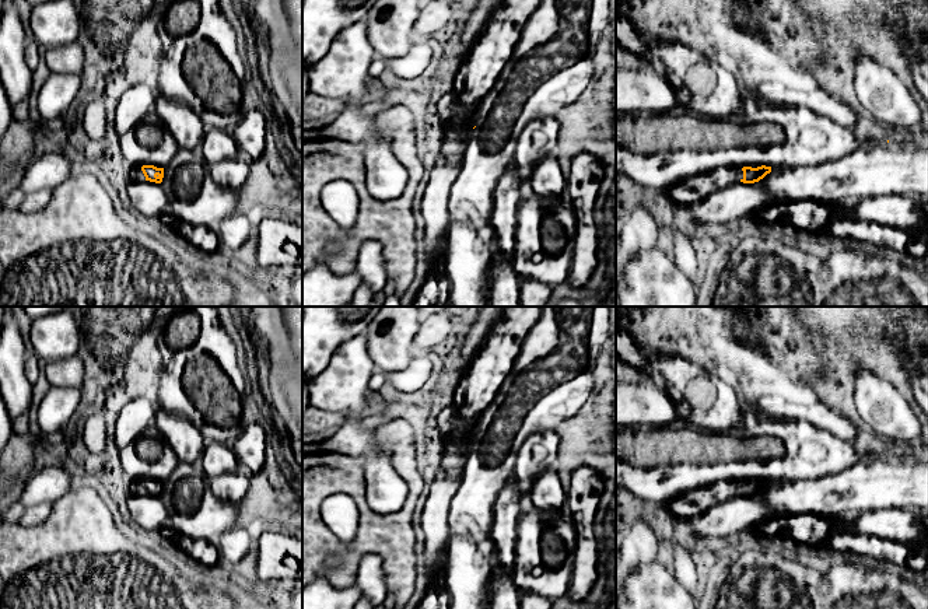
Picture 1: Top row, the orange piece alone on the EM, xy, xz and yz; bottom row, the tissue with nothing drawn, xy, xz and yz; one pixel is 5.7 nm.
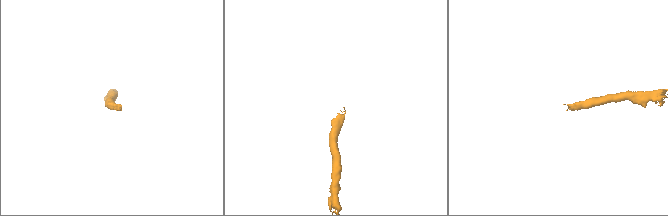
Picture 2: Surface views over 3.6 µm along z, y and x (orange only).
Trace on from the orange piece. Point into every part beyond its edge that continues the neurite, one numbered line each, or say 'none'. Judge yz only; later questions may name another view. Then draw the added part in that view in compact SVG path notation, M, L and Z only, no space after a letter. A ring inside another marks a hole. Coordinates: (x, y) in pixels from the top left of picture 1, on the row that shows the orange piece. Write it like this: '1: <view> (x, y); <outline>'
1: yz (689, 192); M719 167L707 174L698 174L668 186L665 193L677 204L694 206L714 193L743 179L742 168Z

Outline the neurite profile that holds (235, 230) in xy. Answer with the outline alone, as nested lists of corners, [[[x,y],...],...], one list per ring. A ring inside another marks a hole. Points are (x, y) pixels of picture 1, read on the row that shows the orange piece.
[[[234,214],[221,221],[217,237],[224,248],[239,249],[252,235],[252,223],[245,214]]]

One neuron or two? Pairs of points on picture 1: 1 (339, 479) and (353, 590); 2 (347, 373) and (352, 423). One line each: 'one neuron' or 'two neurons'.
1: two neurons
2: one neuron

